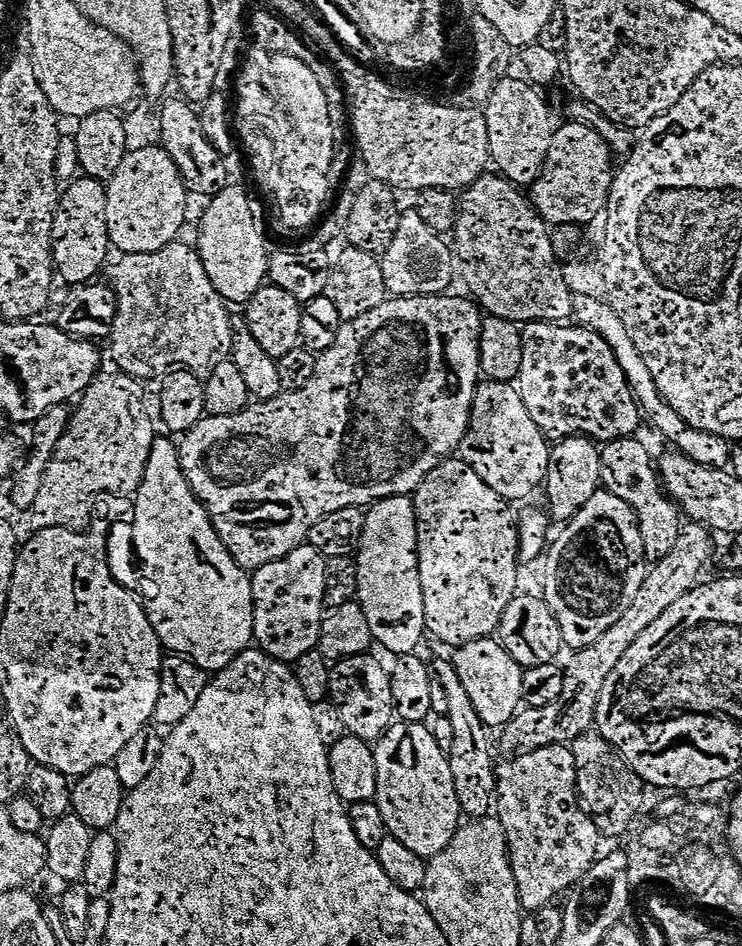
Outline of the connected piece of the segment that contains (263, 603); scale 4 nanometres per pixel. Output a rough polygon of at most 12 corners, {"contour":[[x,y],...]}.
{"contour":[[303,544],[253,571],[253,639],[296,664],[317,649],[328,560]]}

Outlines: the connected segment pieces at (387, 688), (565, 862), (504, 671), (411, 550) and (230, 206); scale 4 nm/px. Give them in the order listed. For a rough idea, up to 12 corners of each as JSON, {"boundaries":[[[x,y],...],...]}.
{"boundaries":[[[372,654],[331,665],[347,735],[375,742],[397,719],[391,675]],[[571,747],[498,774],[525,913],[563,897],[602,843]],[[501,641],[463,645],[456,669],[485,725],[526,698],[524,669]],[[416,506],[367,509],[356,562],[372,639],[396,658],[426,636]],[[240,184],[210,200],[200,258],[222,299],[269,279],[265,217]]]}

